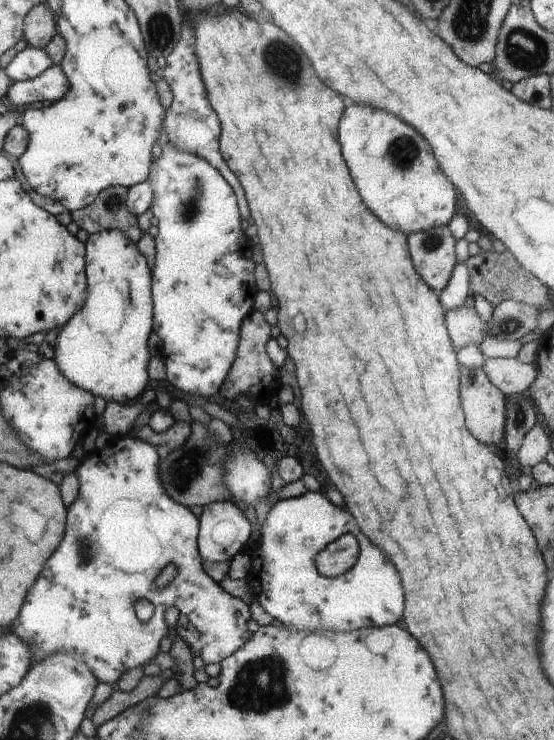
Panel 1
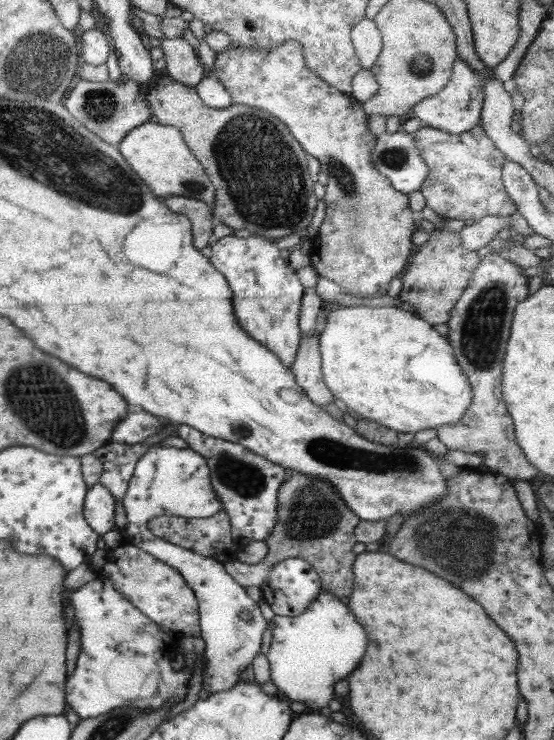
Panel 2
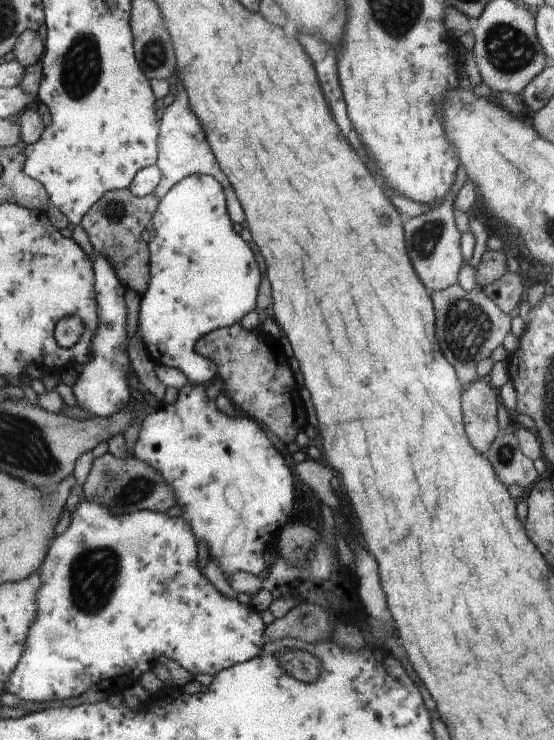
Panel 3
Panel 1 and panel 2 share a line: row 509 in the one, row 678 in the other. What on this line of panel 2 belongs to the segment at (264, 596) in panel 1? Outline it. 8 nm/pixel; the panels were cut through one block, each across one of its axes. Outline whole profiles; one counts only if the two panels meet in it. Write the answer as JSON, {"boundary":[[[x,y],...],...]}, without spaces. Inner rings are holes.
{"boundary":[[[320,590],[310,607],[298,617],[274,616],[273,627],[272,644],[266,655],[272,671],[270,680],[288,699],[304,701],[308,712],[319,712],[332,700],[334,684],[340,678],[346,678],[364,656],[364,628],[356,622],[346,605],[326,590]]]}

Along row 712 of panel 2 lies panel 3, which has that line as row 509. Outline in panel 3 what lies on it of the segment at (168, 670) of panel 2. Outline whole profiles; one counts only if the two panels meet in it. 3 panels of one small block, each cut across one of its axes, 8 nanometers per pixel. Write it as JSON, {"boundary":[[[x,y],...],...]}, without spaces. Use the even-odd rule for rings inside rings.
{"boundary":[[[82,498],[76,511],[71,514],[70,526],[64,533],[52,540],[48,548],[48,556],[44,558],[42,588],[37,594],[37,617],[28,629],[24,652],[7,680],[6,690],[16,694],[22,700],[33,700],[37,703],[80,696],[92,684],[96,684],[102,691],[117,692],[138,683],[142,674],[152,670],[162,654],[169,660],[176,661],[193,675],[214,676],[221,670],[258,656],[263,651],[263,636],[266,627],[267,625],[264,624],[252,604],[243,605],[236,599],[227,599],[206,577],[202,576],[198,568],[197,542],[186,521],[180,517],[169,518],[166,513],[152,511],[135,511],[129,515],[112,516],[102,501],[97,499],[86,501]]]}

